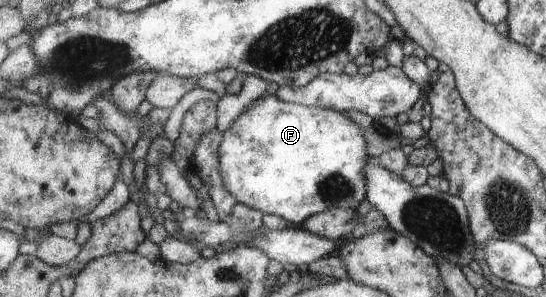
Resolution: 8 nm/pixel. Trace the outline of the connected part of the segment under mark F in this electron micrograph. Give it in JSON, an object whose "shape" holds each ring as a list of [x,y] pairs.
{"shape":[[[275,94],[255,103],[244,111],[224,131],[220,145],[221,173],[227,191],[239,203],[285,218],[291,224],[303,223],[332,208],[357,209],[367,199],[365,167],[371,161],[365,133],[359,123],[346,112],[318,107],[307,107],[295,102],[281,101]]]}

